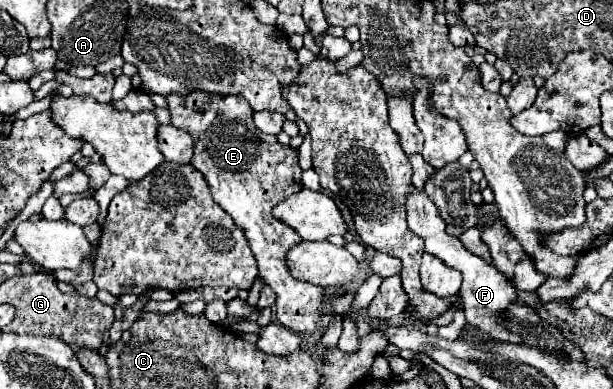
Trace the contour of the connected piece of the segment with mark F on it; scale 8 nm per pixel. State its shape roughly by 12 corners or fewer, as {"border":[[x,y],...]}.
{"border":[[417,188],[407,222],[425,250],[461,272],[467,324],[499,342],[523,344],[505,328],[517,290],[491,264],[445,232]]}

